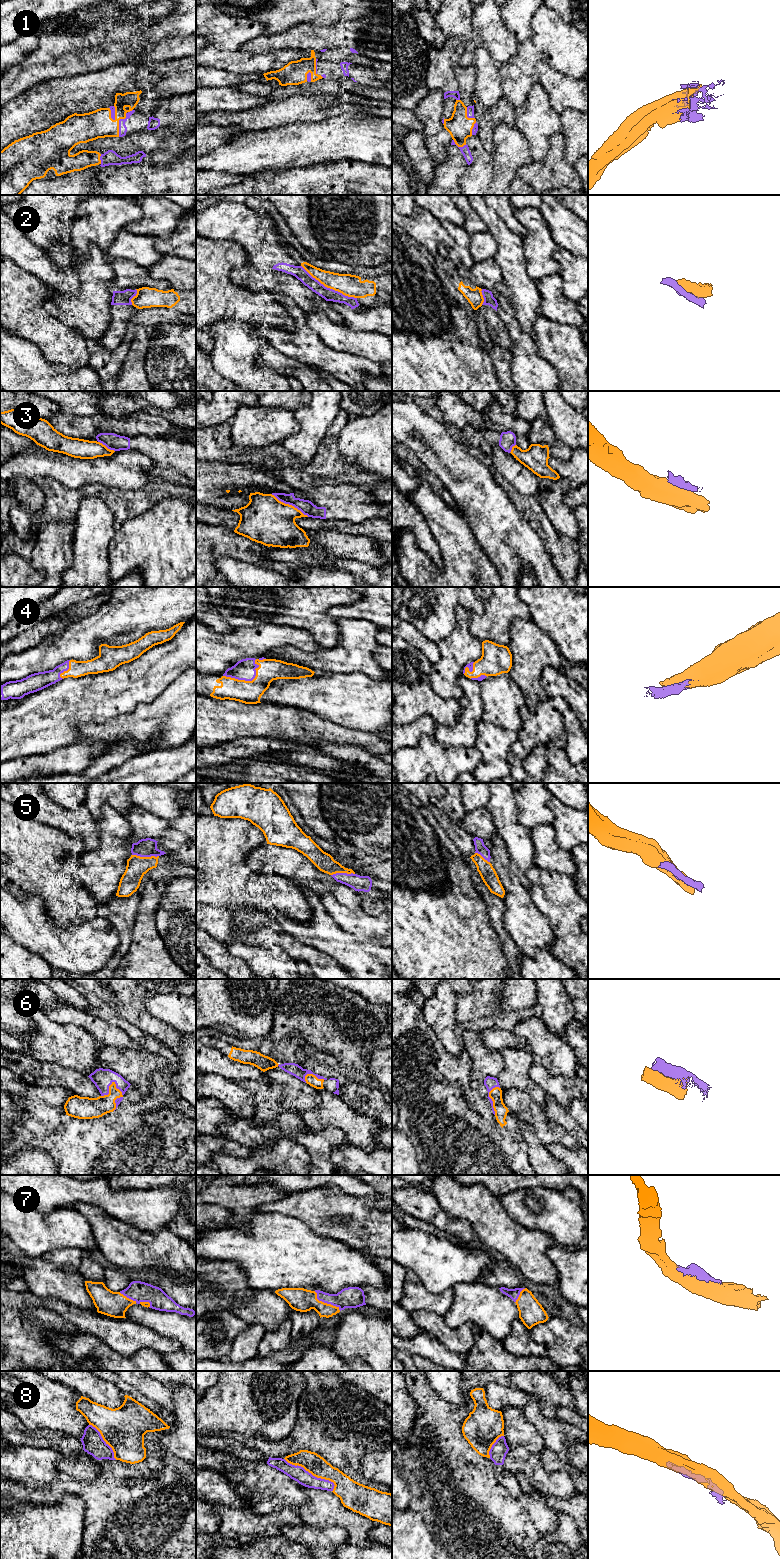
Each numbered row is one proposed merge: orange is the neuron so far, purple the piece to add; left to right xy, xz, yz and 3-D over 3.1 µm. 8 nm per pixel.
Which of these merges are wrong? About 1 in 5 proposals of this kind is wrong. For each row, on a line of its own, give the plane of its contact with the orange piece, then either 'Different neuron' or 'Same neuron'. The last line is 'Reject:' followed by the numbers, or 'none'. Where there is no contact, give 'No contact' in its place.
1: Touches orange in xy. Same neuron
2: Touches orange in xz. Different neuron
3: Touches orange in xz. Different neuron
4: Touches orange in xz. Same neuron
5: Touches orange in xy. Same neuron
6: Touches orange in xy. Same neuron
7: Touches orange in xz. Same neuron
8: Touches orange in xz. Different neuron
Reject: 2, 3, 8

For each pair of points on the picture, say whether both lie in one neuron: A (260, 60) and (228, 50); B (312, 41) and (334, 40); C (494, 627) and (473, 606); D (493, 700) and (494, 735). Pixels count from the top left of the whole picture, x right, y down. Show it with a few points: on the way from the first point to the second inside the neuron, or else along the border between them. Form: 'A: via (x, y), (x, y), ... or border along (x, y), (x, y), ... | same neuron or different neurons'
A: via (252, 60), (238, 60), (236, 58) | same neuron
B: via (317, 40), (329, 40) | same neuron
C: border along (484, 601), (484, 612), (482, 614), (471, 612) | different neurons
D: border along (481, 719), (516, 732) | different neurons

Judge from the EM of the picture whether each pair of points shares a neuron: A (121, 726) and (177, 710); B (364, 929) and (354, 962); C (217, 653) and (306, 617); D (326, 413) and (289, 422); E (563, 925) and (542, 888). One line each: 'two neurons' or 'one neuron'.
A: one neuron
B: two neurons
C: two neurons
D: two neurons
E: one neuron

